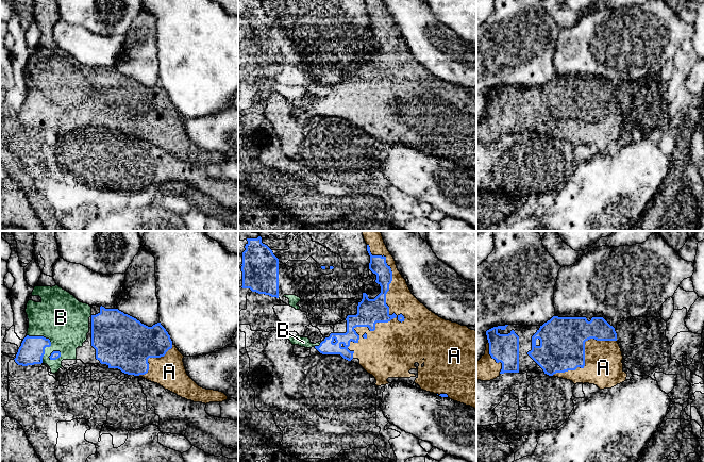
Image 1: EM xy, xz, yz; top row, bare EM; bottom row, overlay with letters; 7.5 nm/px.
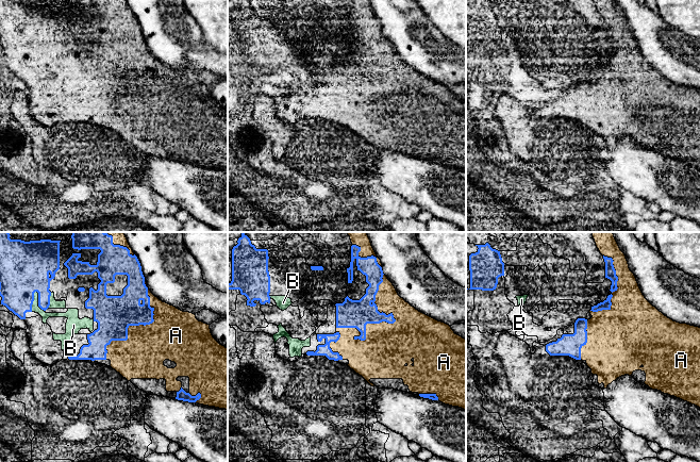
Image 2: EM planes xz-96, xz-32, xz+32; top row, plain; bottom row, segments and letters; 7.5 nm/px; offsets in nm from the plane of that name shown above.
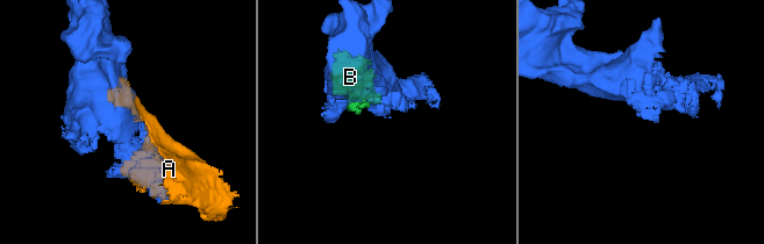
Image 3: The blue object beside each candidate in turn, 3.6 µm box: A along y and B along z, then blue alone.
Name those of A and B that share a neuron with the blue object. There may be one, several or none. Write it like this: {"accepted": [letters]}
{"accepted": ["A", "B"]}

